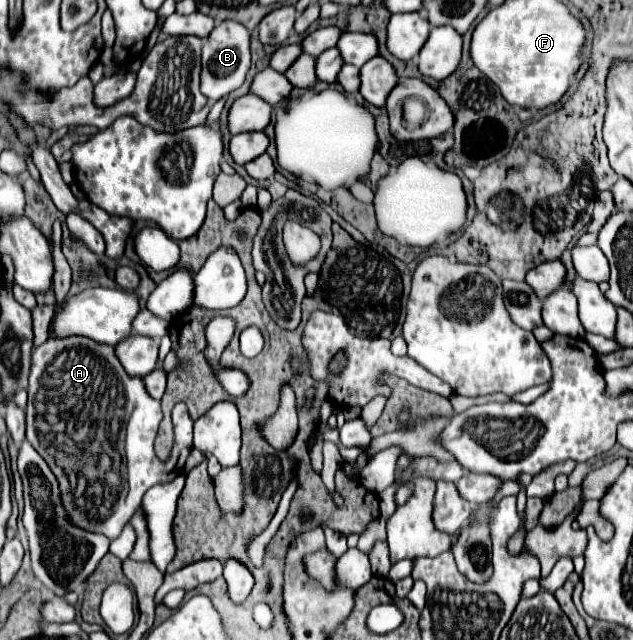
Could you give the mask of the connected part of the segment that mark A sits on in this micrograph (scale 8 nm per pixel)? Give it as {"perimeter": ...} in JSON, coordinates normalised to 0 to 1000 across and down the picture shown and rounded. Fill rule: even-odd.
{"perimeter":[[[107,527],[76,530],[51,552],[41,686],[92,745],[101,792],[130,827],[183,842],[221,792],[227,770],[288,739],[303,702],[303,655],[291,630],[272,639],[272,652],[278,689],[269,714],[256,720],[243,708],[243,686],[256,658],[253,627],[234,620],[221,589],[199,586],[180,542],[133,527]]]}

